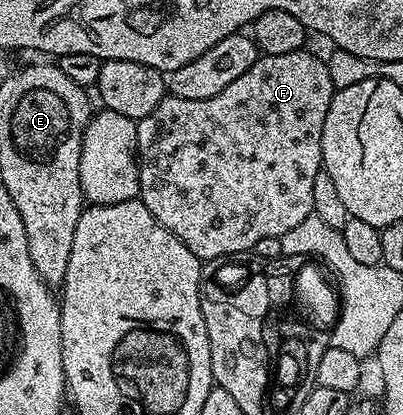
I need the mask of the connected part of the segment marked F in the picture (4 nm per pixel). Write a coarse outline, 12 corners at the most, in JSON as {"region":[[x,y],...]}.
{"region":[[309,49],[137,119],[140,201],[199,260],[314,212]]}

